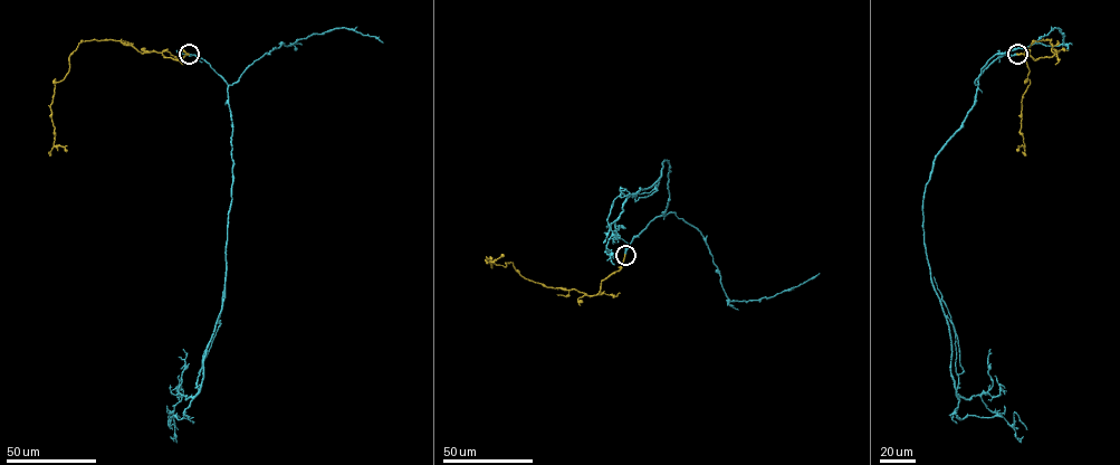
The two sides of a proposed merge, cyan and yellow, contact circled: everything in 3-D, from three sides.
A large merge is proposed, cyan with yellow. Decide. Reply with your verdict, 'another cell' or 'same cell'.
same cell

